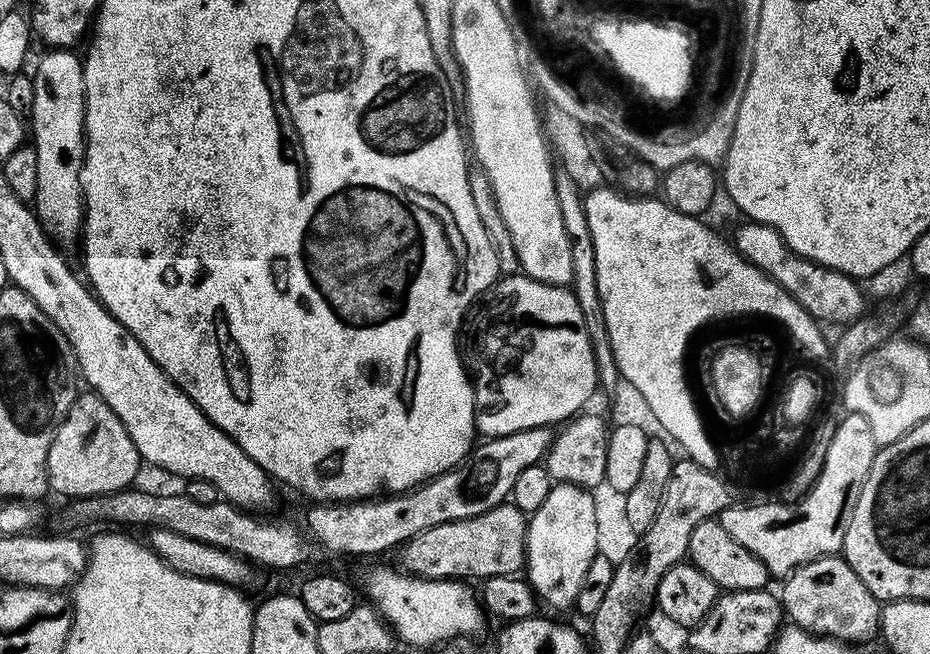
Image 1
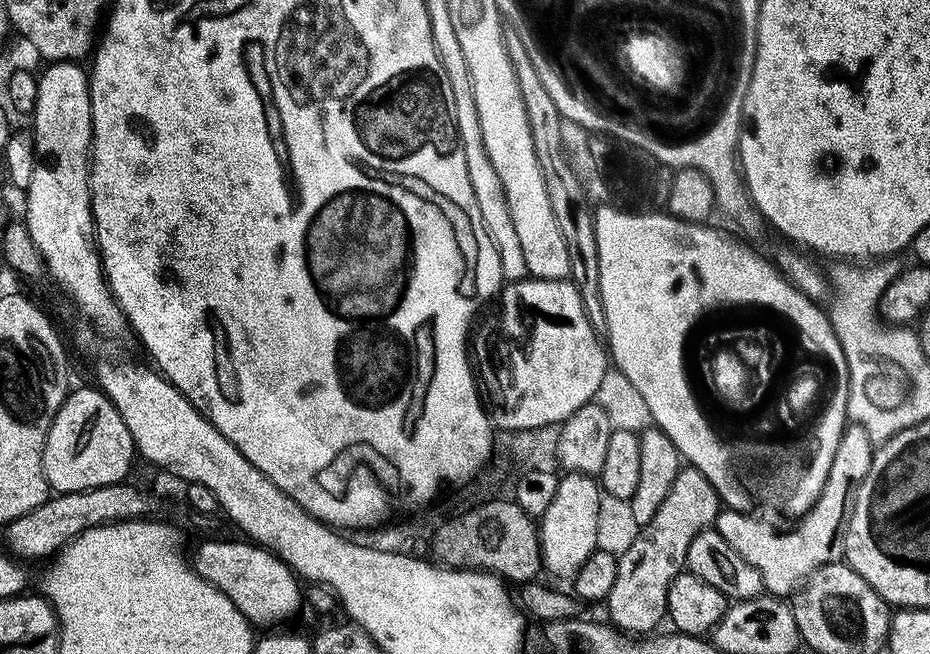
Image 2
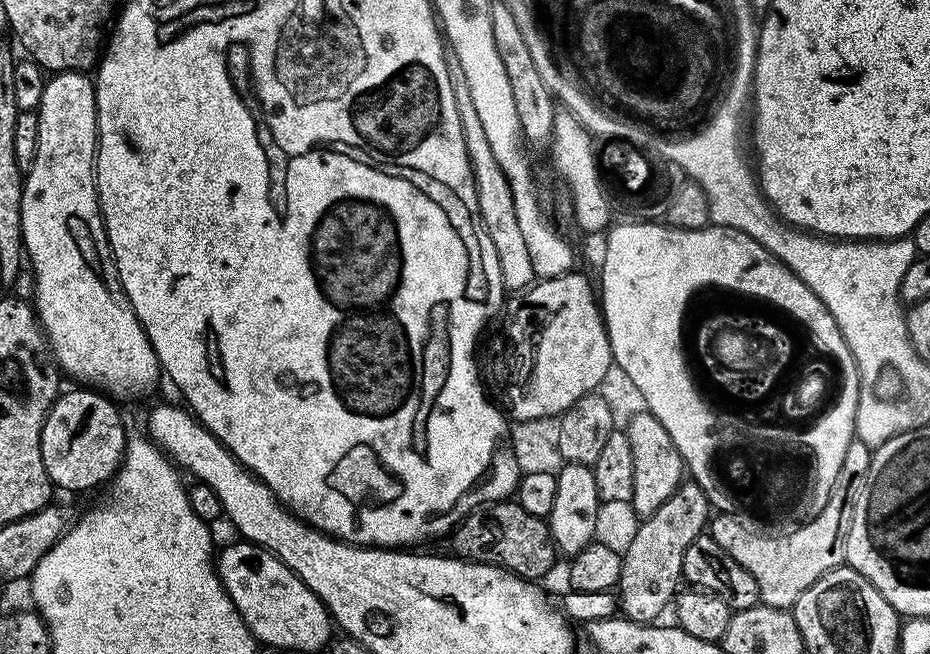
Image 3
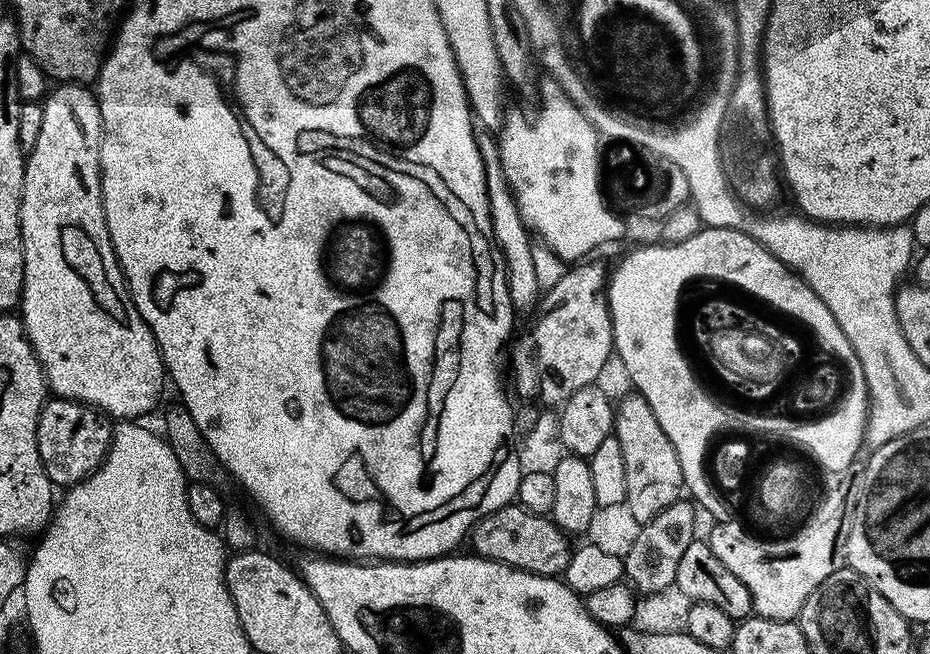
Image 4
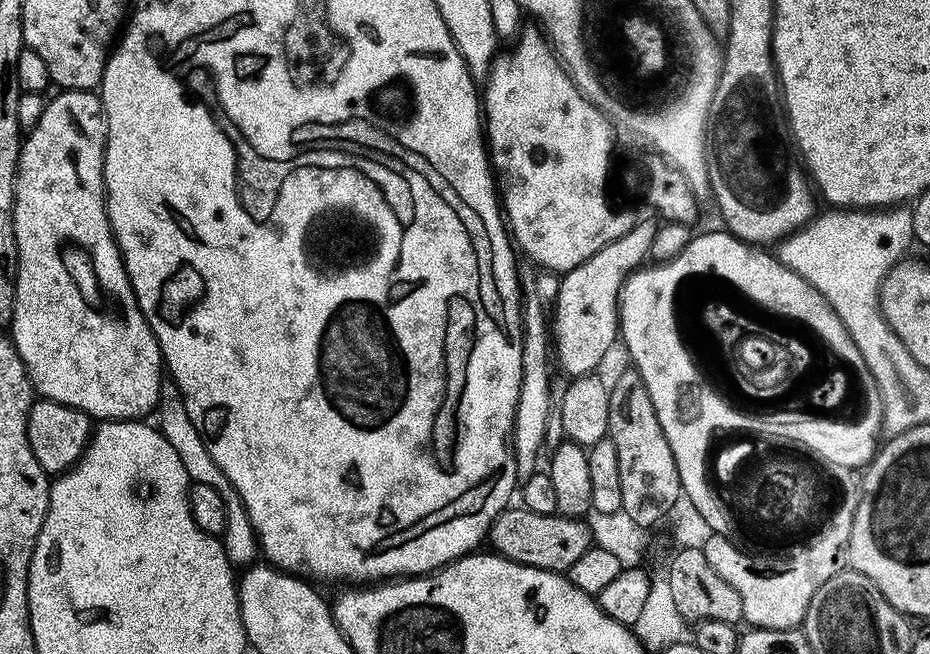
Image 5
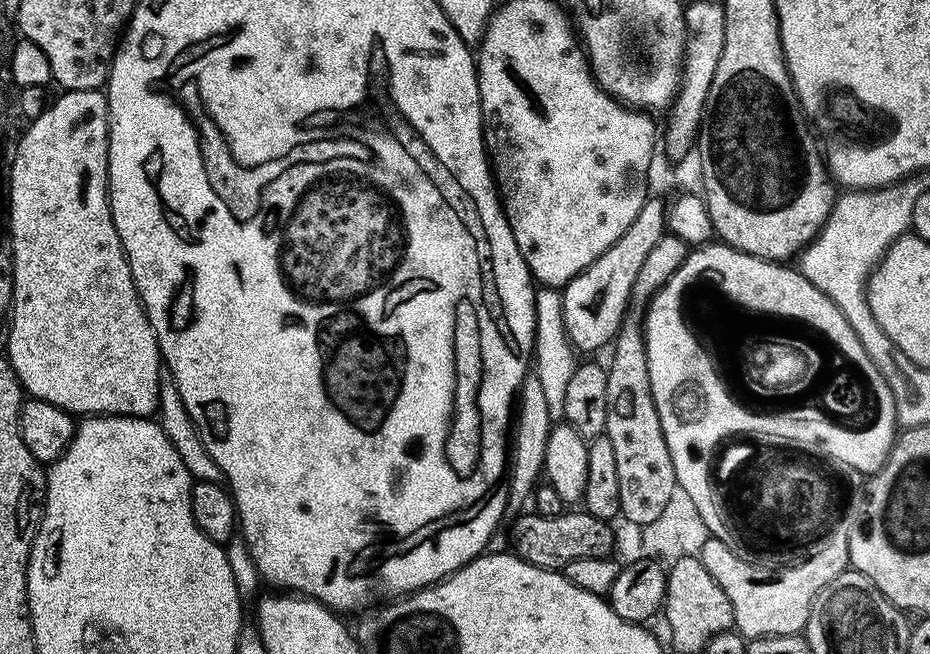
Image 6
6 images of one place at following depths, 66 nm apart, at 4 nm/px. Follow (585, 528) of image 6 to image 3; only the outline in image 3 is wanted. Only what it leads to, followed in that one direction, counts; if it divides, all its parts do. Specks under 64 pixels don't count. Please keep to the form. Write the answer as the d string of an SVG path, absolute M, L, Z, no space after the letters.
M508 500L483 504L481 508L464 517L450 533L453 557L489 564L495 568L507 568L515 576L529 582L543 581L543 576L556 564L558 549L548 534L548 525L534 514L526 514L522 506Z

